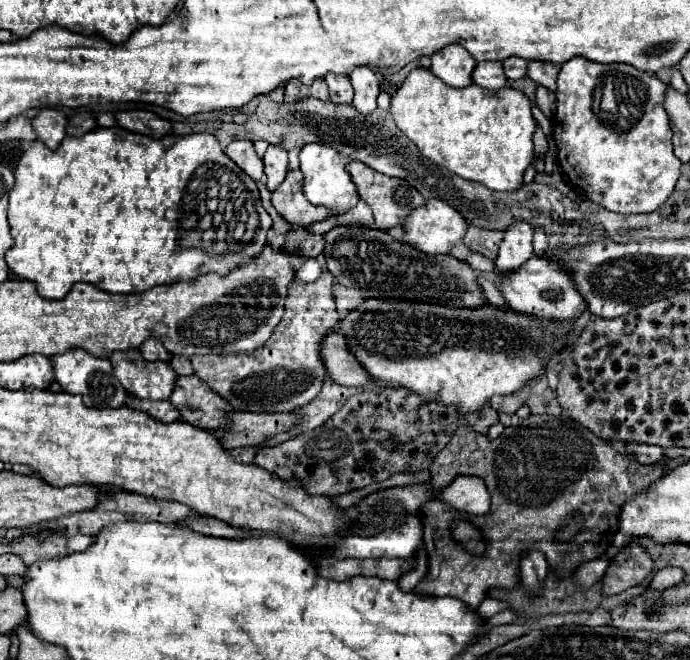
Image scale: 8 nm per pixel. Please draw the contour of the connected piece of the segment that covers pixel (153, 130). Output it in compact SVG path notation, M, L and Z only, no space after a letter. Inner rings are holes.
M130 110L130 112L120 112L116 114L118 126L128 128L130 132L140 132L144 136L152 138L164 138L172 134L172 124L164 118L158 118L152 112L146 110Z

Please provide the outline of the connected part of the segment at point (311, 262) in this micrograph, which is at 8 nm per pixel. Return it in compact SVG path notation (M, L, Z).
M308 258L308 260L294 262L294 274L296 274L296 280L302 280L302 282L314 282L314 280L322 274L322 268L320 268L318 260Z

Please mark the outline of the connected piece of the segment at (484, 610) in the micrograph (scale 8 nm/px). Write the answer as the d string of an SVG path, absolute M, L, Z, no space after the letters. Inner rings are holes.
M489 595L481 602L477 609L477 613L483 619L492 617L494 614L506 610L508 608L506 602L491 598Z

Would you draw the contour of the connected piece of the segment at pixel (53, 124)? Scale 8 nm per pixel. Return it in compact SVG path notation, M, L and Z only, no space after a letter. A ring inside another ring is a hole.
M44 108L38 112L38 116L32 120L32 124L34 124L38 138L42 138L50 150L56 150L66 136L68 116L60 110Z

